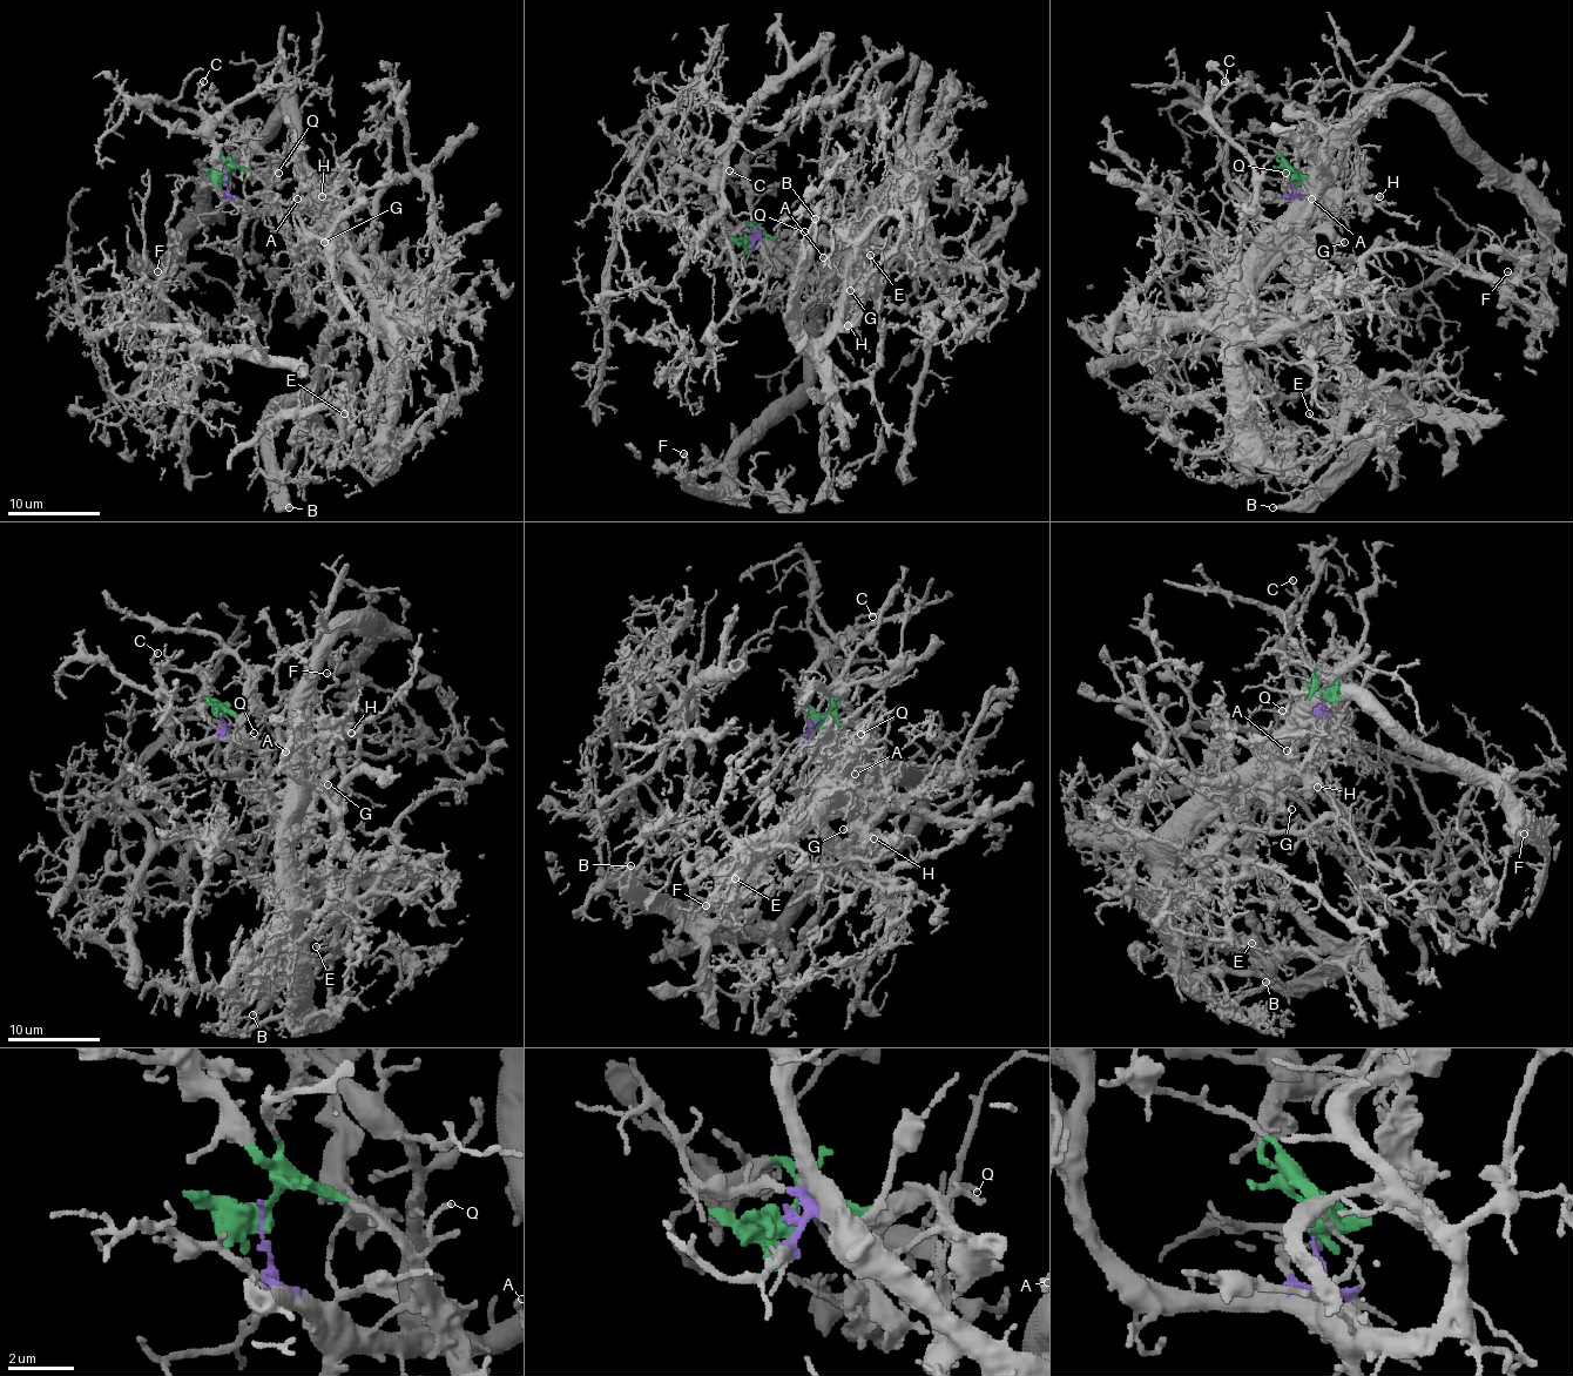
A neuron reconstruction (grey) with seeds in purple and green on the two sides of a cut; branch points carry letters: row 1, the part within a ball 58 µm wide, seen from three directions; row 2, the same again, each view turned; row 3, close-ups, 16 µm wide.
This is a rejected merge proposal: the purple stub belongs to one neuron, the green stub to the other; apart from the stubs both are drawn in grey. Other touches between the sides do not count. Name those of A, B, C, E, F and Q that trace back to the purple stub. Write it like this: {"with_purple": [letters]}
{"with_purple": ["A", "C", "F"]}

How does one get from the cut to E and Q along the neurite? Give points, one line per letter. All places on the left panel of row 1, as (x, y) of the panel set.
E: (225, 175), (242, 168), (264, 184), (299, 284), (331, 321), (317, 385), (319, 397), (345, 420), (343, 413)
Q: (225, 175), (233, 168), (242, 168), (255, 173), (269, 187), (271, 177), (278, 173)

